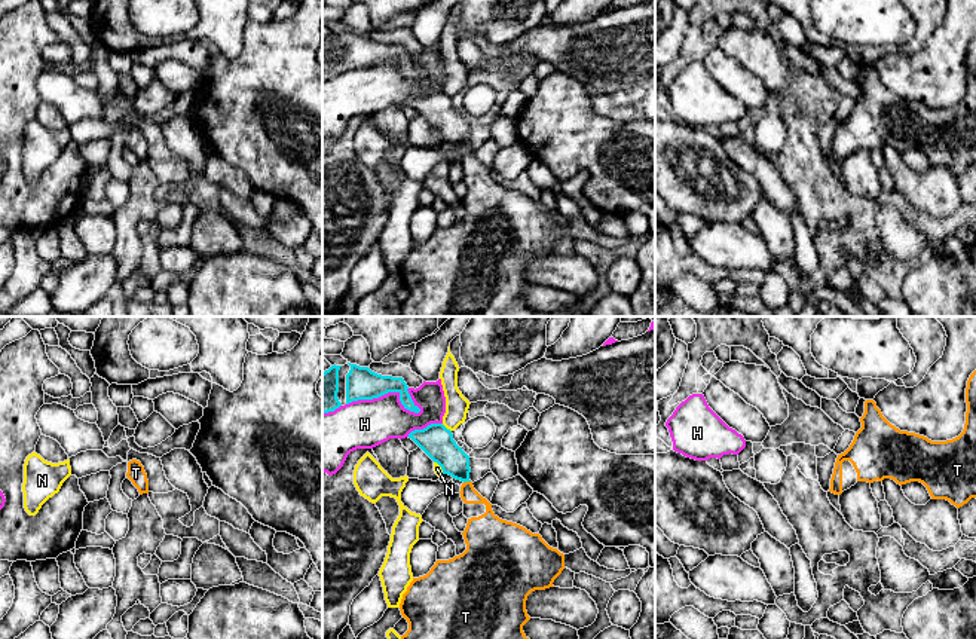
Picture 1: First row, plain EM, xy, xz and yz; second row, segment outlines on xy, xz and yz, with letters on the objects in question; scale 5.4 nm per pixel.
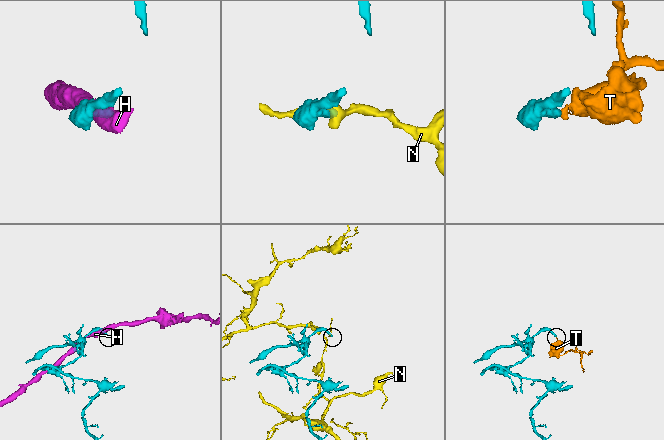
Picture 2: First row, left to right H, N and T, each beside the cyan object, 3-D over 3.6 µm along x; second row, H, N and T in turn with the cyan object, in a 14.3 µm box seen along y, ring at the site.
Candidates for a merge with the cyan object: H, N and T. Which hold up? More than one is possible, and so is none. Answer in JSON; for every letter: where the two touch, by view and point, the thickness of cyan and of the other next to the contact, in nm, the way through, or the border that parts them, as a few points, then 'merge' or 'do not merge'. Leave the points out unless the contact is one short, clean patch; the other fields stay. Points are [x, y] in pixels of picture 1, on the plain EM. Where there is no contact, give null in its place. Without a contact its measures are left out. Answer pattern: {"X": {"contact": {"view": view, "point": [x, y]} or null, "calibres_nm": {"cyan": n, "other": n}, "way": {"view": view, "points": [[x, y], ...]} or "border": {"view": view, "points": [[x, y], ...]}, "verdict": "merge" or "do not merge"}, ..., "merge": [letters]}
{"H": {"contact": {"view": "xz", "point": [386, 60]}, "calibres_nm": {"cyan": 180, "other": 260}, "verdict": "do not merge"}, "N": {"contact": {"view": "xz", "point": [444, 94]}, "calibres_nm": {"cyan": 180, "other": 130}, "verdict": "do not merge"}, "T": {"contact": {"view": "xz", "point": [467, 147]}, "calibres_nm": {"cyan": 170, "other": 100}, "way": {"view": "xz", "points": [[438, 112], [458, 133], [467, 147], [488, 173], [486, 189]]}, "verdict": "merge"}, "merge": ["T"]}

